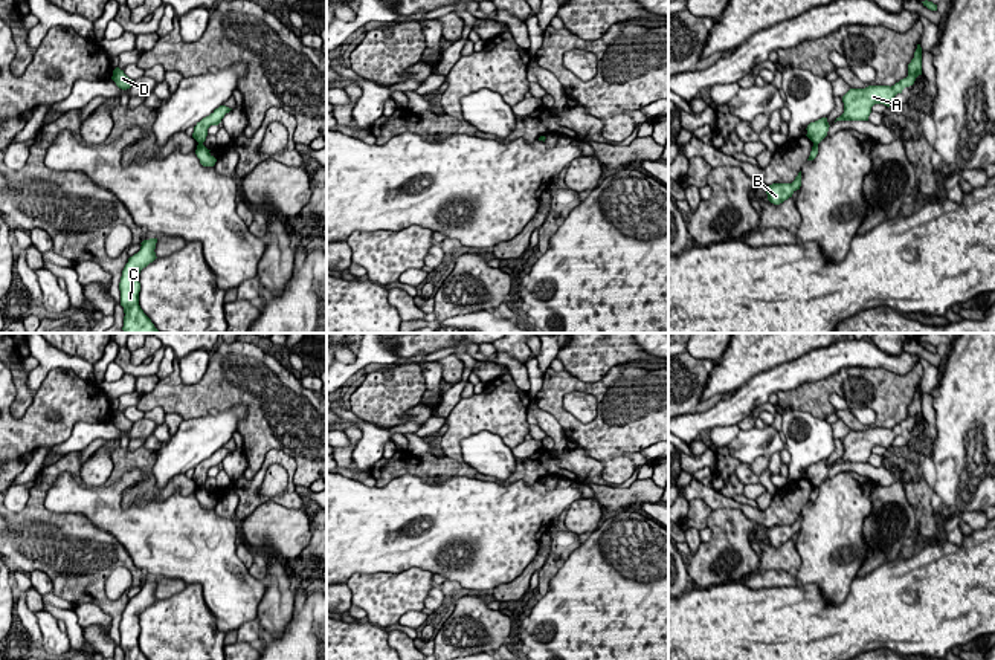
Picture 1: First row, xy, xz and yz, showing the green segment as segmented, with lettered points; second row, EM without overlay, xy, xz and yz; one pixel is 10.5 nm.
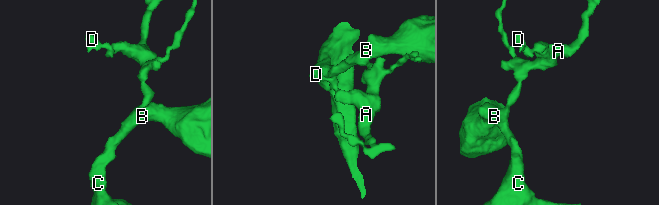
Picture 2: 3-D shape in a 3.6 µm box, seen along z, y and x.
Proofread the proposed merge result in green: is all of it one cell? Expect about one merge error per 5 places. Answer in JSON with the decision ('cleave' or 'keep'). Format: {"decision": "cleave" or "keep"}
{"decision": "cleave"}

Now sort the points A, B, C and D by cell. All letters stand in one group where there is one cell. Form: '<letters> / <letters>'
A D / B C

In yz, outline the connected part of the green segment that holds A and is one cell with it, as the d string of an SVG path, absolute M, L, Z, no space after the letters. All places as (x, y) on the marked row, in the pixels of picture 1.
M917 44L914 58L908 64L908 76L894 86L868 86L865 89L850 89L844 96L844 113L836 121L868 121L871 107L884 104L890 107L893 98L902 93L905 87L914 84L916 78L922 75L922 47Z

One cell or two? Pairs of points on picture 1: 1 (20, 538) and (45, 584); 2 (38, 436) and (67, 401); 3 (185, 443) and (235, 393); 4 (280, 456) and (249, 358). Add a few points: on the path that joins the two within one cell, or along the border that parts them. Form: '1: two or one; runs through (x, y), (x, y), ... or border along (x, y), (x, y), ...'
1: two; border along (29, 573), (41, 570), (49, 578), (52, 590)
2: one; runs through (51, 433), (67, 419), (67, 413)
3: two; border along (218, 411), (243, 405), (247, 417)
4: two; border along (296, 460), (281, 449), (270, 449), (254, 475)

